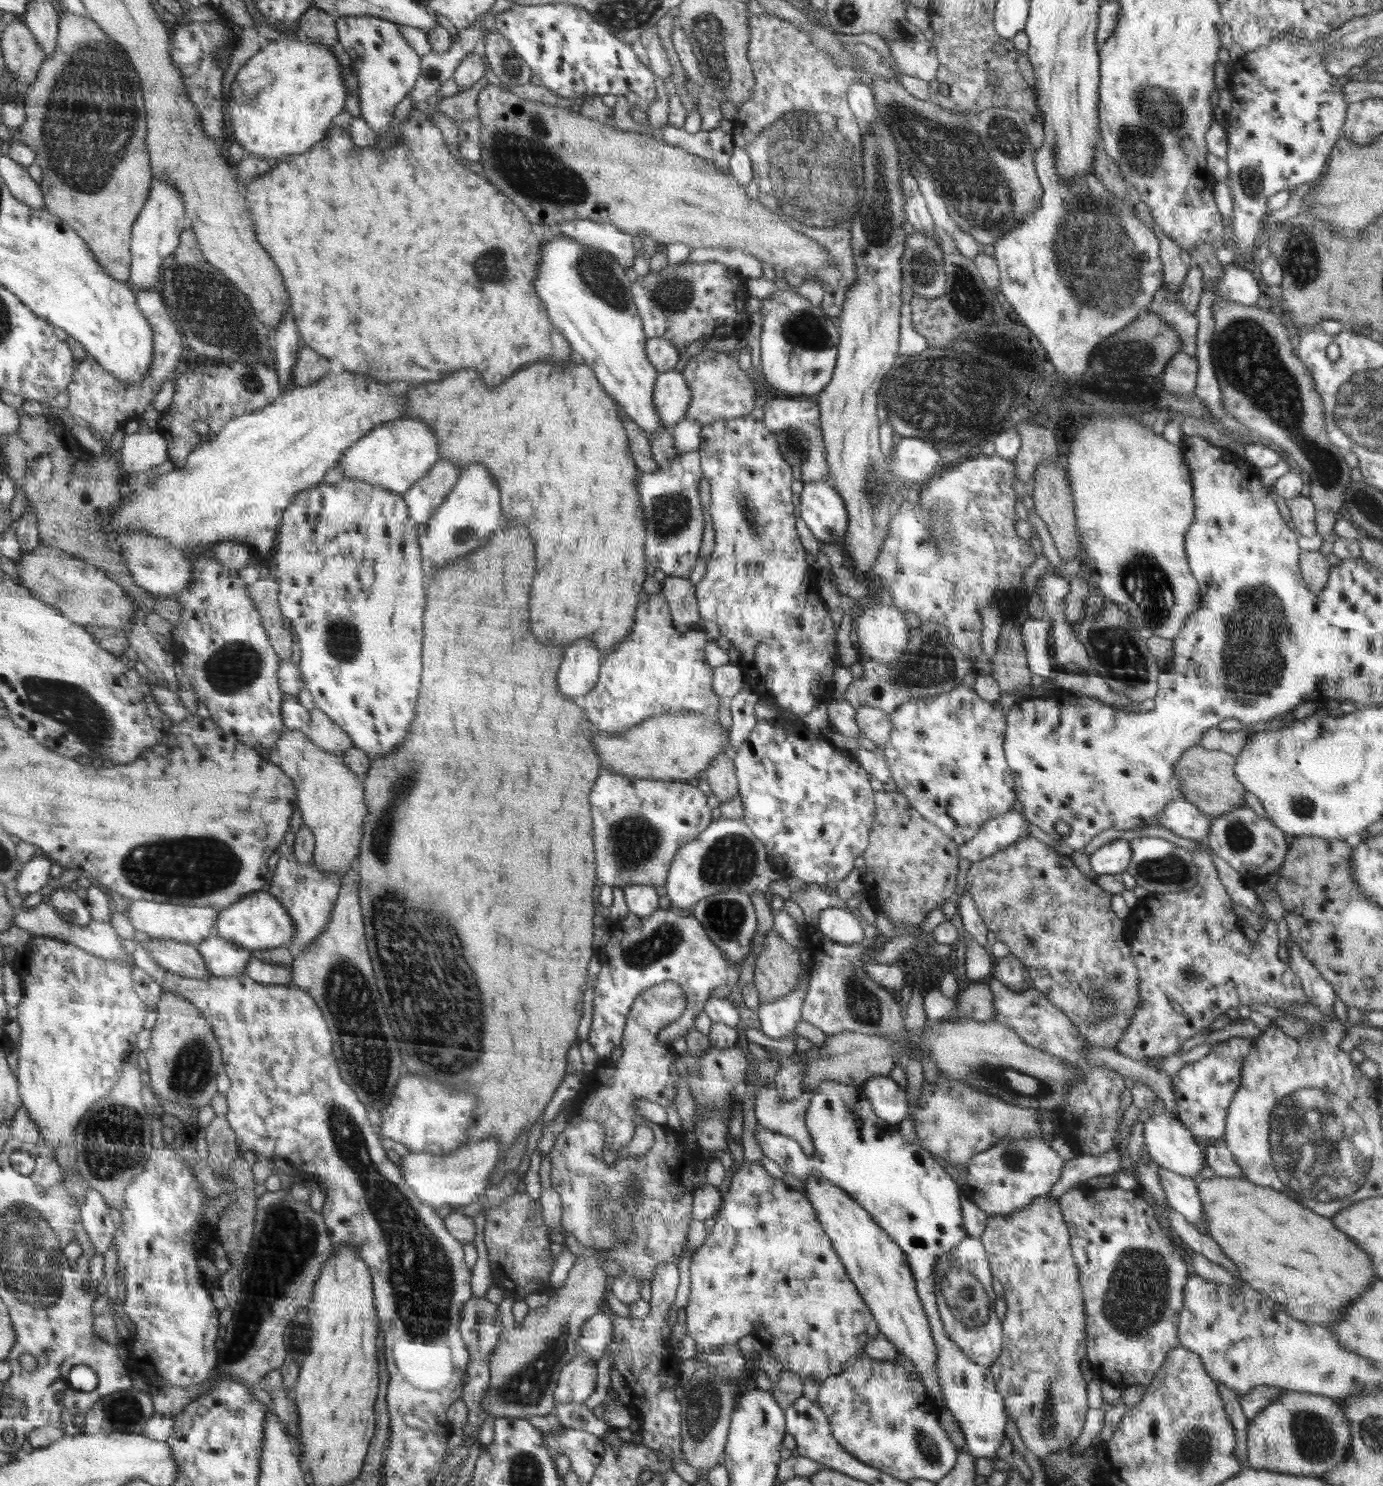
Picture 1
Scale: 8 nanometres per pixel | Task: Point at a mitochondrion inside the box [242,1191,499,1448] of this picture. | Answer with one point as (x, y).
(297, 1338)

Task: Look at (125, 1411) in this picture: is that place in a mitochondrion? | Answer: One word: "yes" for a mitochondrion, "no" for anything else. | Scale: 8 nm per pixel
yes

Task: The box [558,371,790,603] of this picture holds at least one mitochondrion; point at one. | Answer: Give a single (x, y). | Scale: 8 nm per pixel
(671, 514)

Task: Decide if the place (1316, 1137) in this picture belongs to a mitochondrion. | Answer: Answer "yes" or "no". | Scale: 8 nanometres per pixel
yes

